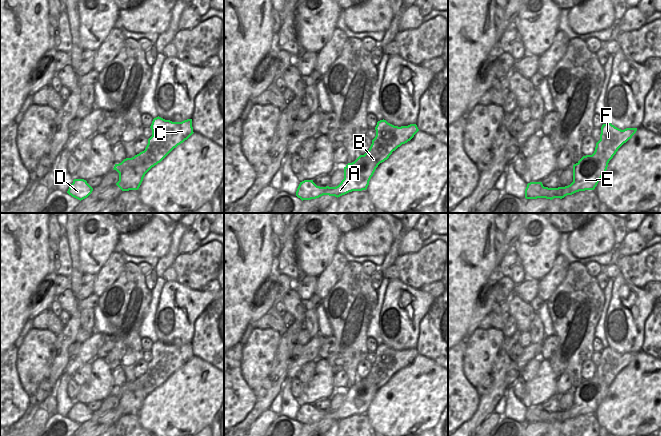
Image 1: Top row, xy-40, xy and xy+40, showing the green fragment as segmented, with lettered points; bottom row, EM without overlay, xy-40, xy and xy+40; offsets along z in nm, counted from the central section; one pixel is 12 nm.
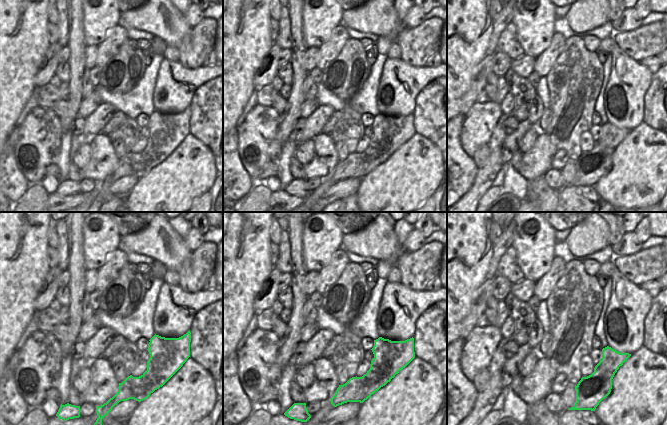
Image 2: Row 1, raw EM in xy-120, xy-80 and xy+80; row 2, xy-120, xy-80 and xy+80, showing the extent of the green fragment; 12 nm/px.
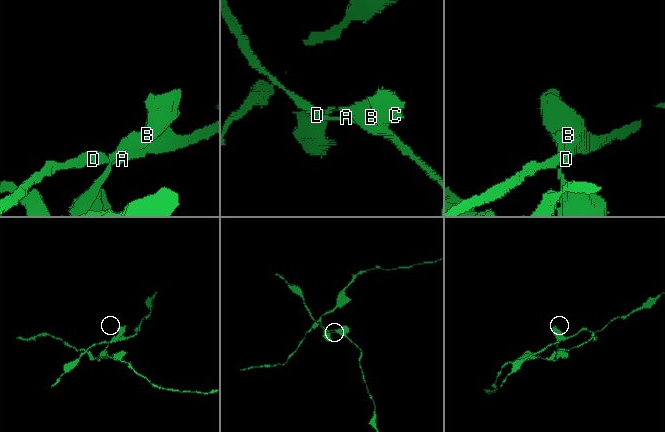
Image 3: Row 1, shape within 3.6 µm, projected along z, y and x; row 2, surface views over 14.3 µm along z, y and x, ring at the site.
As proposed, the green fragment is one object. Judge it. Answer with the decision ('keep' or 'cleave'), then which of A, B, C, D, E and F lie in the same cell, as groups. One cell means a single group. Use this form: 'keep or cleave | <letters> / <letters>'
cleave | A D E / B C F

